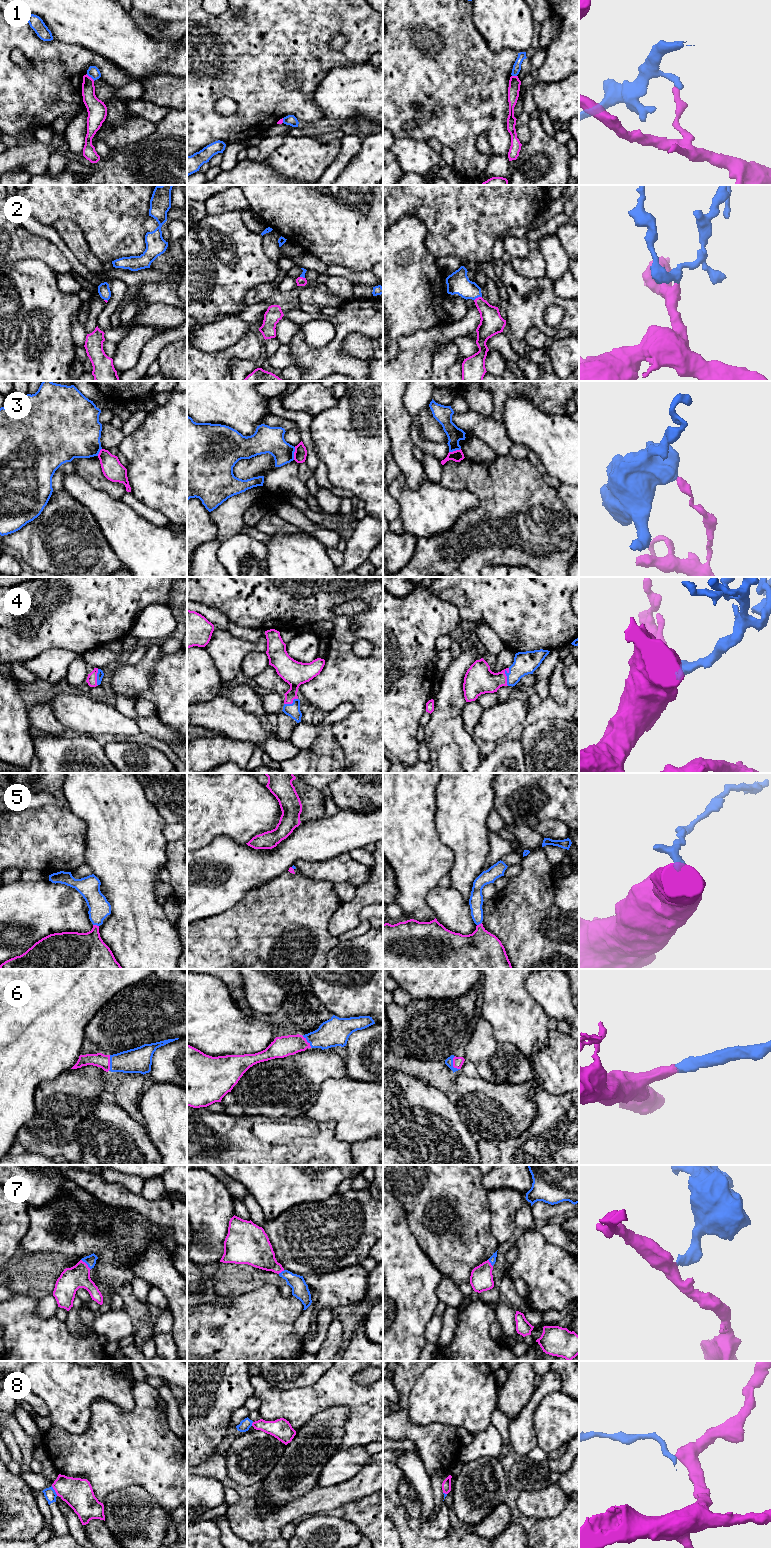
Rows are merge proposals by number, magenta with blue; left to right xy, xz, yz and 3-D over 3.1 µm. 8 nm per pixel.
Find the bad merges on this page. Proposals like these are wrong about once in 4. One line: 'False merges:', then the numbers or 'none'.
False merges: 1, 3, 8

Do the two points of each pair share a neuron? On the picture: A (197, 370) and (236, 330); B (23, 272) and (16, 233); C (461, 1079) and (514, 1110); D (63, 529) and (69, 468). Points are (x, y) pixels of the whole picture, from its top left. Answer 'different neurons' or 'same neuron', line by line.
A: different neurons
B: different neurons
C: same neuron
D: different neurons

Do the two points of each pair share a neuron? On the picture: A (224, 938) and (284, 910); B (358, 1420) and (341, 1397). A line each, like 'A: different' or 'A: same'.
A: same
B: same

